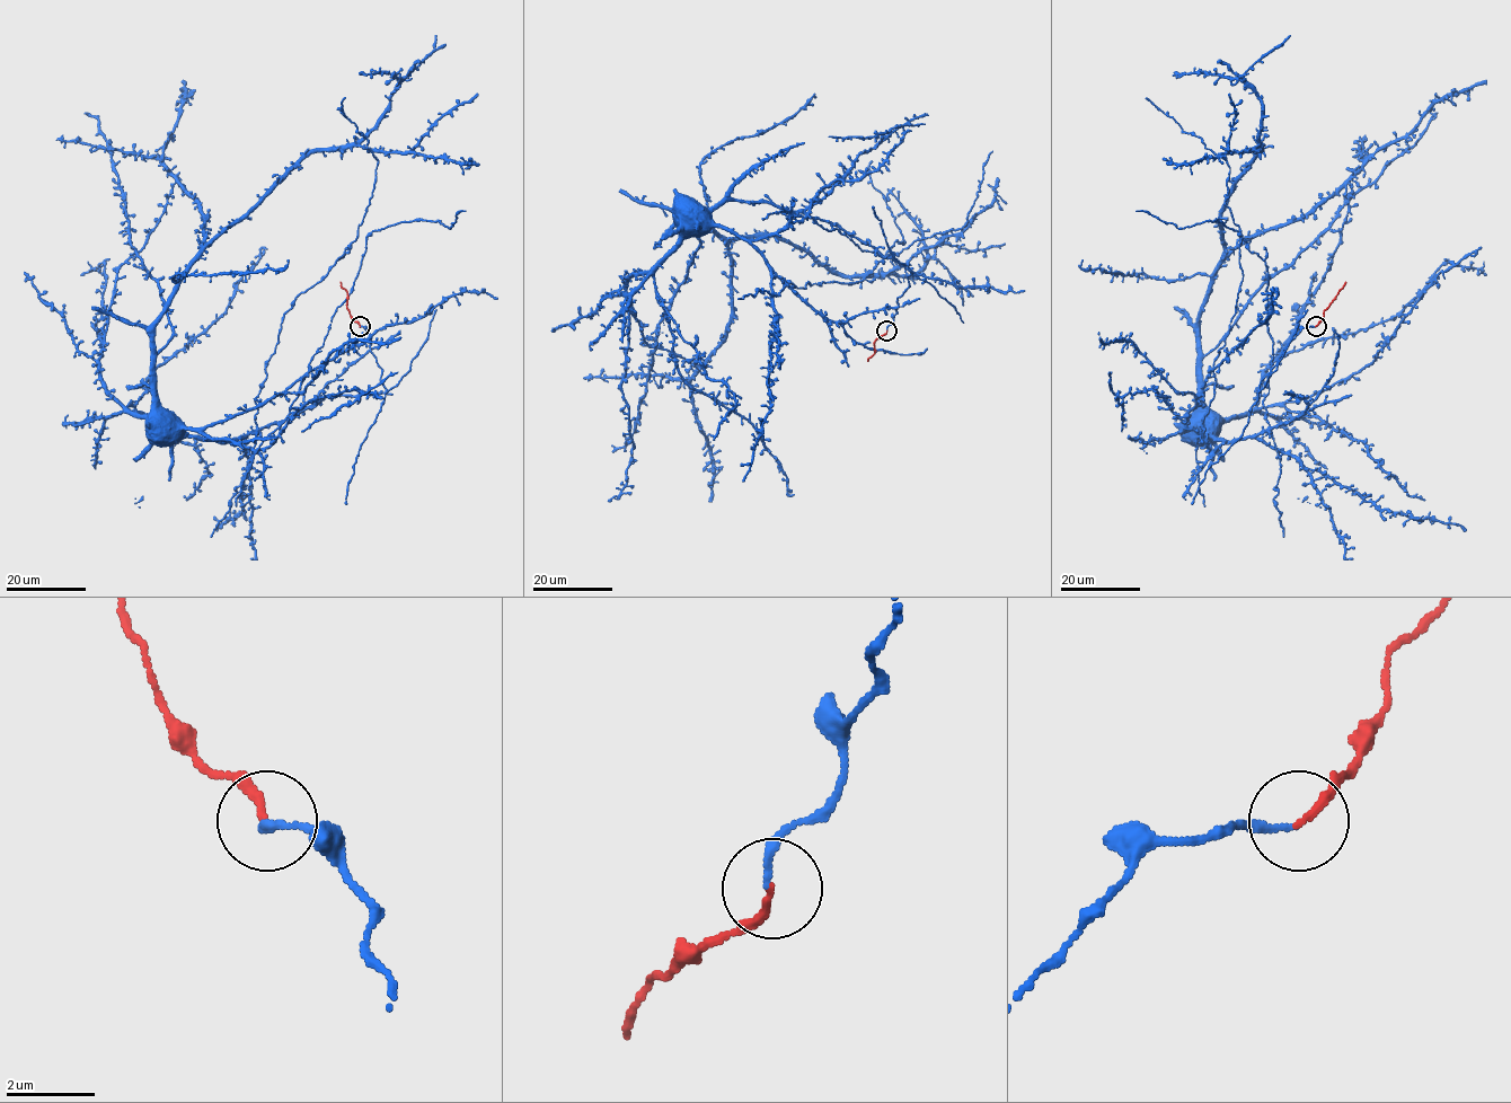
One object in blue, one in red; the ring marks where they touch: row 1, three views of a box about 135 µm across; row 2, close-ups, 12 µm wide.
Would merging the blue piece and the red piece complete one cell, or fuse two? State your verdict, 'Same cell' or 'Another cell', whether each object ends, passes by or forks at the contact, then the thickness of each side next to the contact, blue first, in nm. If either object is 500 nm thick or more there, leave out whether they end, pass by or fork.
Same cell. At the ring blue ends. At the ring red ends. Thickness 160 nm (blue) against 170 nm

